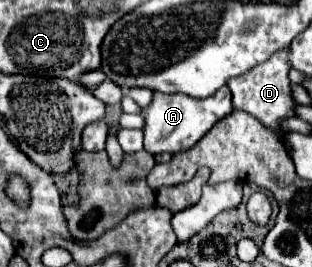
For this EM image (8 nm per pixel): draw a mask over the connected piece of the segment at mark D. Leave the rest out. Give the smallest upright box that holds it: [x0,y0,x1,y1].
[226,50,294,132]

